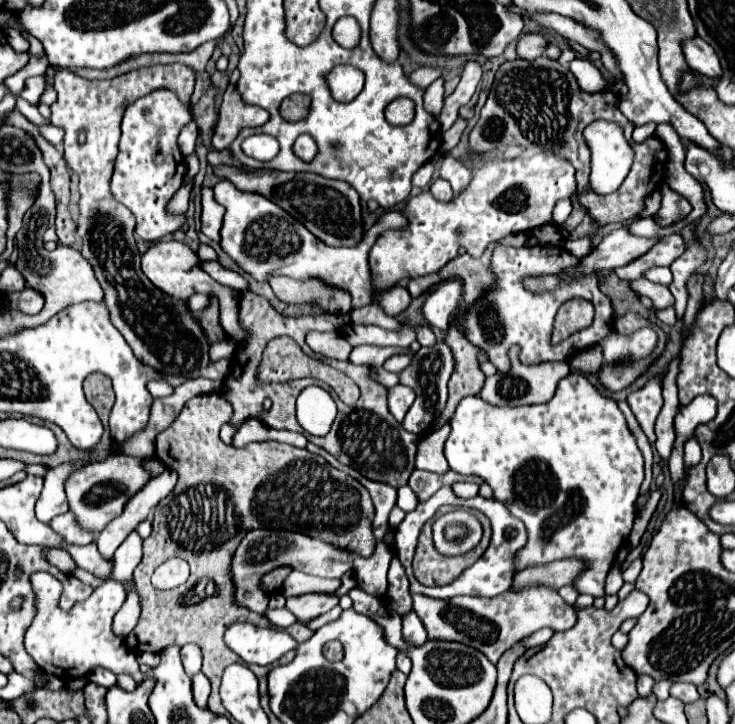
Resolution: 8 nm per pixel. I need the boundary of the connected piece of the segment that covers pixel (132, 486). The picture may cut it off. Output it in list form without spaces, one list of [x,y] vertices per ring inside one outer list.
[[[114,454],[112,458],[108,458],[104,462],[88,464],[84,468],[76,470],[76,474],[70,474],[64,488],[66,488],[66,496],[68,496],[68,506],[70,506],[70,512],[76,518],[76,524],[82,530],[92,530],[92,532],[98,534],[98,532],[104,530],[104,526],[110,520],[120,516],[120,512],[124,510],[126,502],[148,480],[150,480],[150,474],[142,468],[142,460],[140,458]]]

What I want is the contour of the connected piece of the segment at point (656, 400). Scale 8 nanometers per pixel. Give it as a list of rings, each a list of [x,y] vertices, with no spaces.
[[[662,376],[650,378],[644,384],[644,388],[640,388],[638,392],[632,392],[628,396],[628,404],[630,404],[638,424],[642,426],[644,434],[648,436],[650,444],[654,444],[656,442],[654,422],[662,410]]]

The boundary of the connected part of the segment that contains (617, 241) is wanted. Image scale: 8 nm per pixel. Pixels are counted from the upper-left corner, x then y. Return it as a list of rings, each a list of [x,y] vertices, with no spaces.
[[[624,226],[604,236],[604,240],[592,248],[590,254],[580,258],[580,266],[584,266],[584,274],[596,274],[602,270],[614,270],[624,266],[644,252],[648,252],[658,240],[646,240],[632,236]]]

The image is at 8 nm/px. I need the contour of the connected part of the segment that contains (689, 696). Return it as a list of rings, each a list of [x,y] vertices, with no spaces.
[[[674,684],[674,686],[670,688],[670,694],[676,696],[676,698],[680,698],[680,700],[686,702],[686,704],[688,704],[688,702],[696,702],[696,700],[700,698],[696,686],[692,686],[692,684]]]

